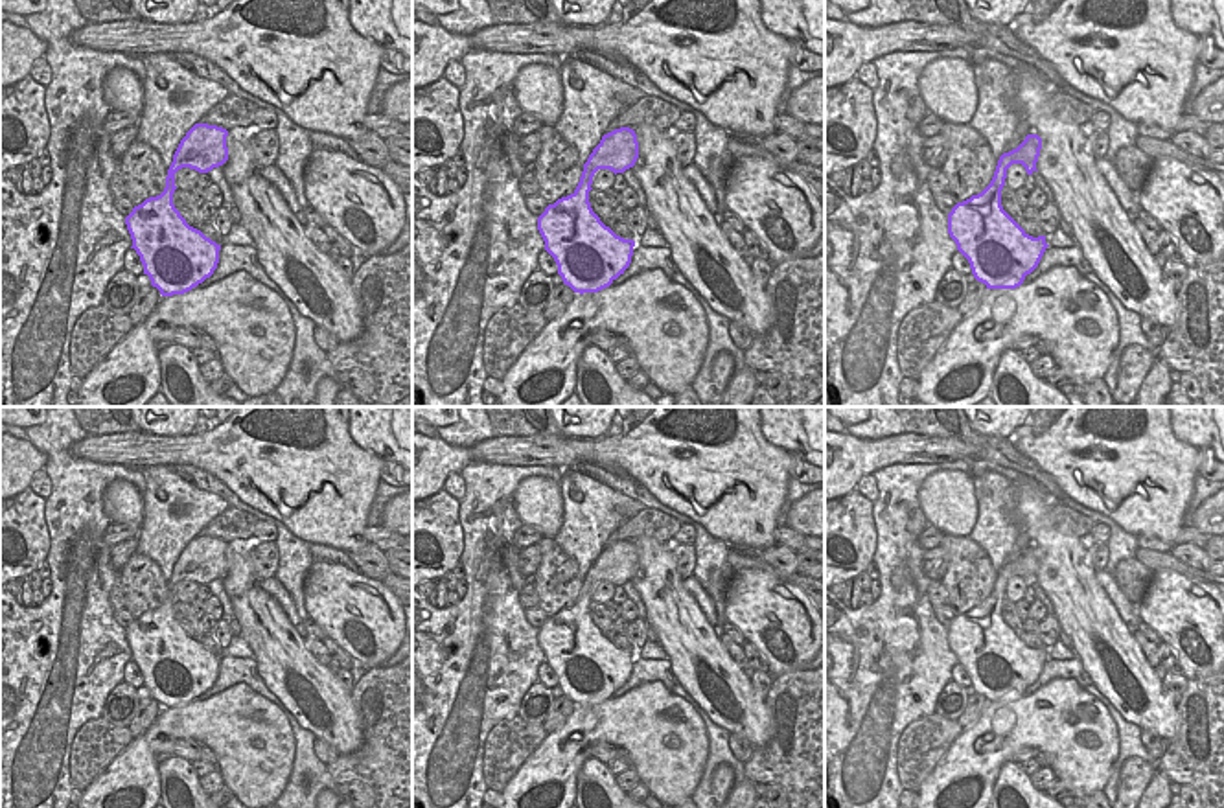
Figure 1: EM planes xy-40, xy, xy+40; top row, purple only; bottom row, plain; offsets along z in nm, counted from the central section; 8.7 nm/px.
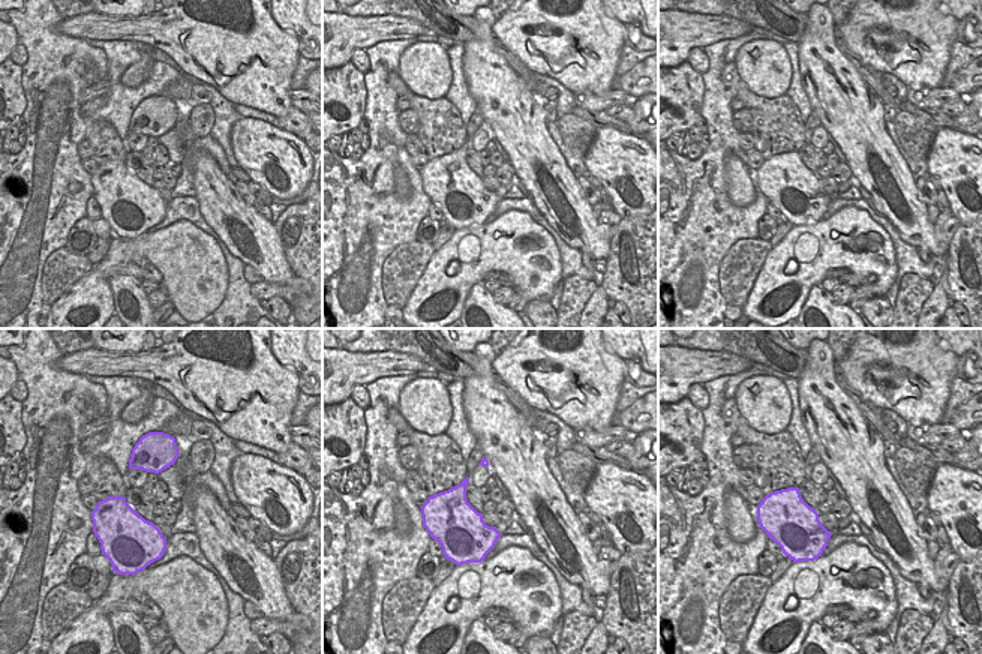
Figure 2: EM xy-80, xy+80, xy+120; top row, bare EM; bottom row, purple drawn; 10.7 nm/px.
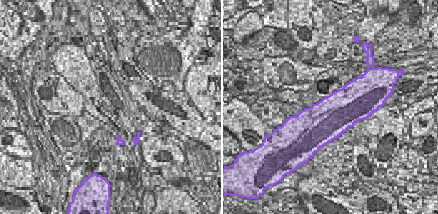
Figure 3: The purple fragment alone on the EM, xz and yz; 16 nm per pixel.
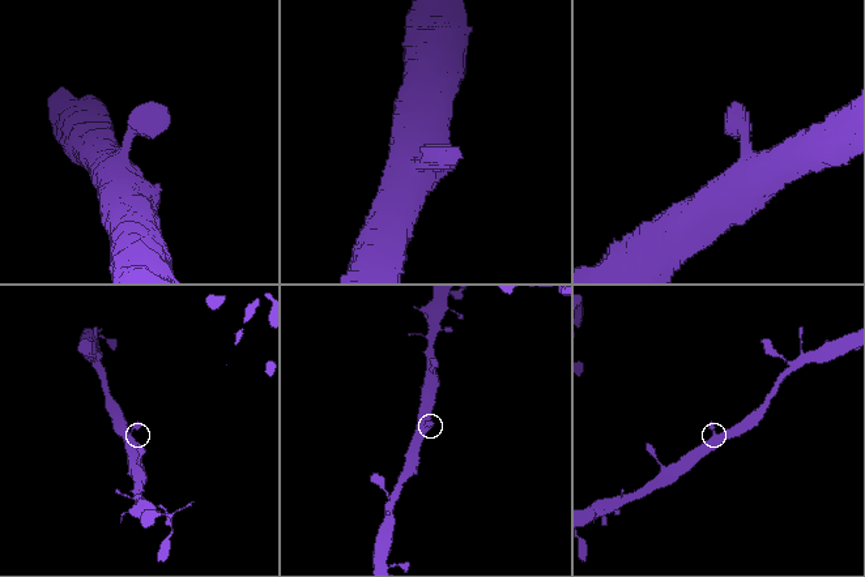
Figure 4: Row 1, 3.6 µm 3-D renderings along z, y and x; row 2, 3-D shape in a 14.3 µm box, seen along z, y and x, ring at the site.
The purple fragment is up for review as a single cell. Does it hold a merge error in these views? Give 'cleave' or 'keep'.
keep

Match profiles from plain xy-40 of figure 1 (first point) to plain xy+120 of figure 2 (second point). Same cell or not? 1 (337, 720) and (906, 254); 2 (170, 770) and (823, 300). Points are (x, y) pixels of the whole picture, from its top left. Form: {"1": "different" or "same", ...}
{"1": "different", "2": "same"}

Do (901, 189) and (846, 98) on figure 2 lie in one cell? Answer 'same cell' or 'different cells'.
same cell

